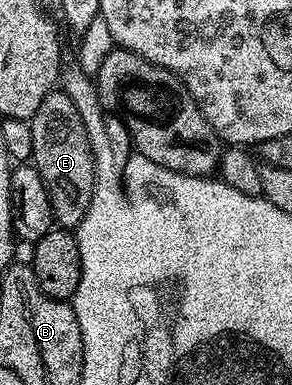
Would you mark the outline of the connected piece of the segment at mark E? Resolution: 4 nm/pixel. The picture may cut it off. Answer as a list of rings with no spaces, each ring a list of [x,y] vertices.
[[[53,90],[46,94],[46,98],[42,98],[42,106],[38,106],[30,123],[34,140],[30,163],[33,168],[38,170],[42,182],[46,186],[46,194],[50,194],[52,219],[59,227],[74,230],[82,222],[96,189],[96,159],[88,141],[86,126],[78,114],[78,106],[74,106],[72,99],[63,90]]]

